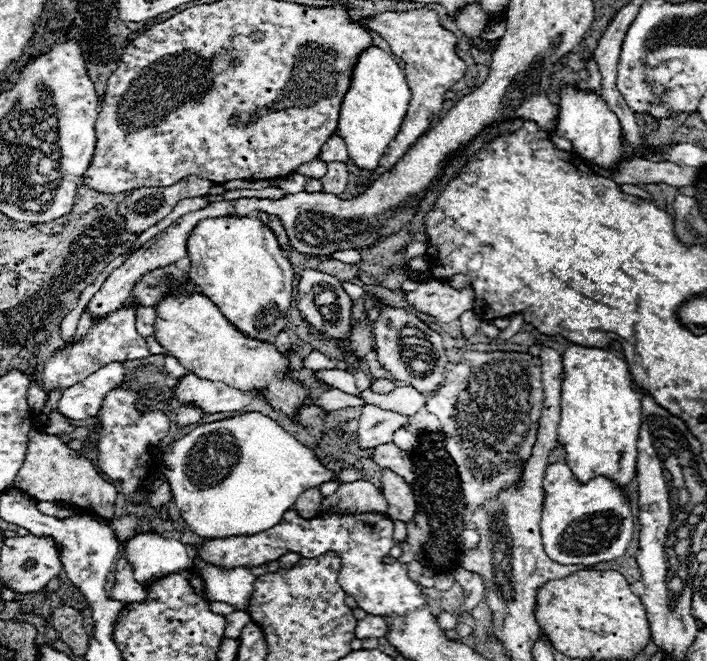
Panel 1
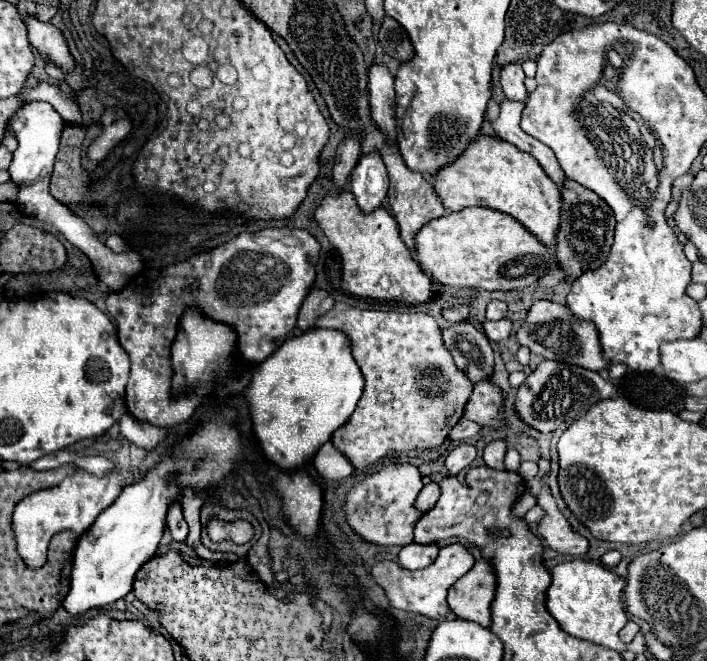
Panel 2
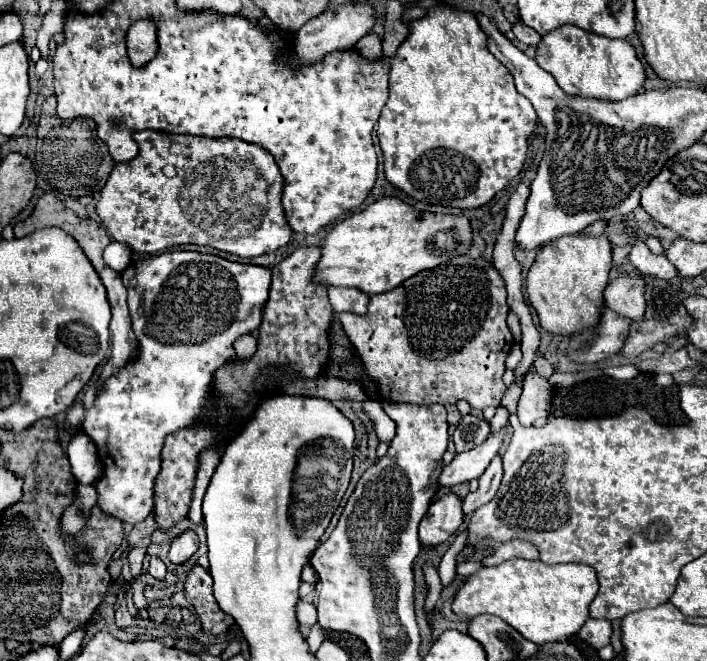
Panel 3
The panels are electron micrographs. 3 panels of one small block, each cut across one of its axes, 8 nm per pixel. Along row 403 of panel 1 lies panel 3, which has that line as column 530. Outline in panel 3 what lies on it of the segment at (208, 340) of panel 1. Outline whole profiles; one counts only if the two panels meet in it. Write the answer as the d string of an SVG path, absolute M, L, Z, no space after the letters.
M570 234L544 244L526 278L528 300L540 318L540 326L546 332L562 336L572 336L594 326L600 318L600 306L604 302L602 292L610 282L610 270L612 246L606 234Z

